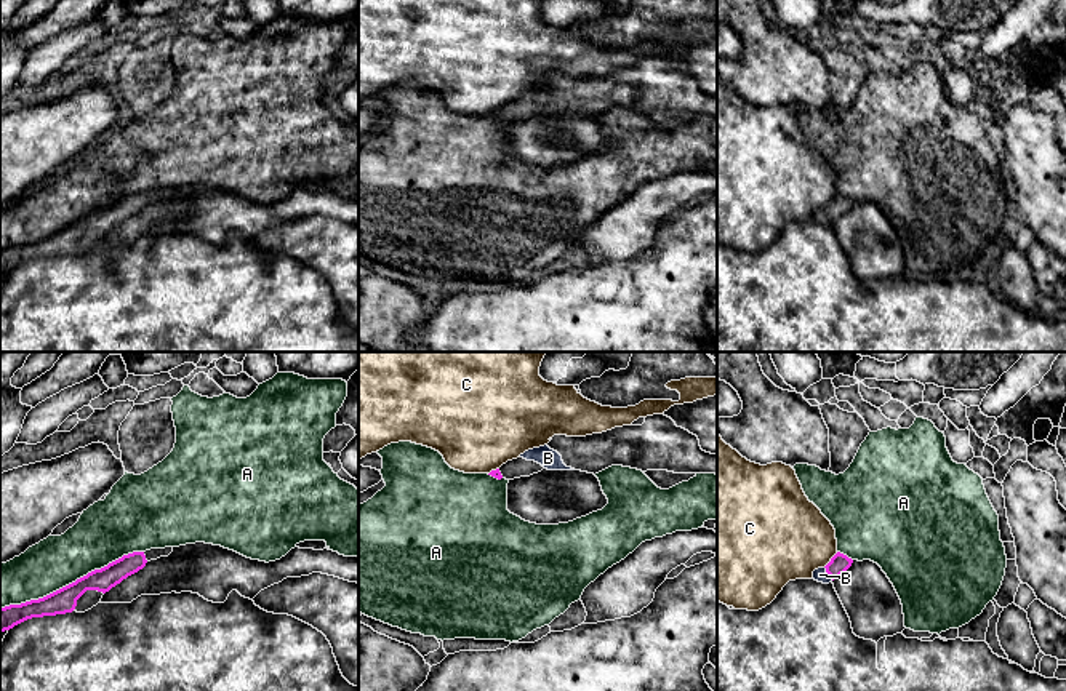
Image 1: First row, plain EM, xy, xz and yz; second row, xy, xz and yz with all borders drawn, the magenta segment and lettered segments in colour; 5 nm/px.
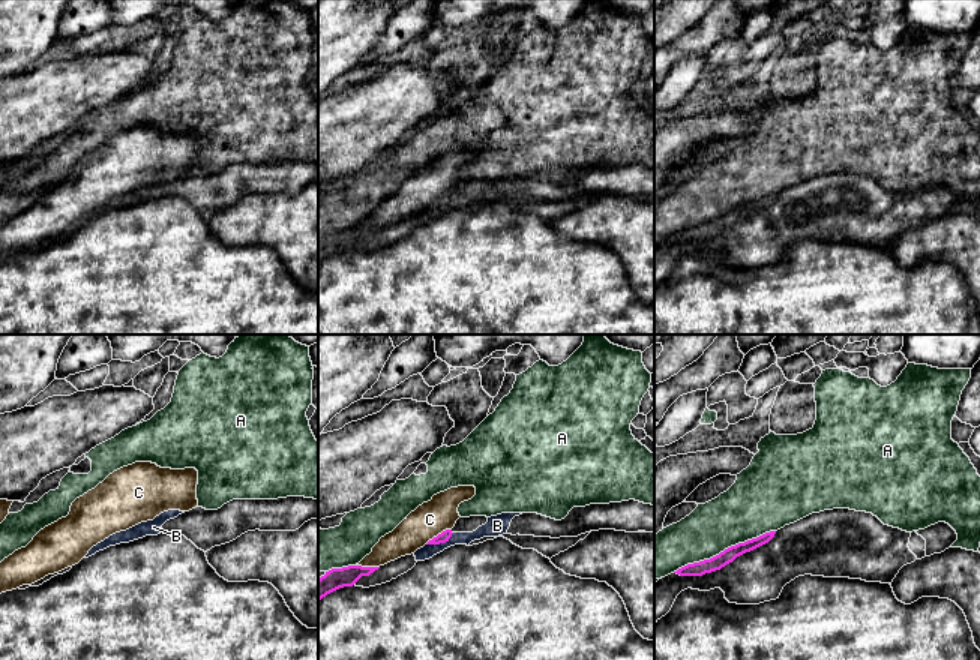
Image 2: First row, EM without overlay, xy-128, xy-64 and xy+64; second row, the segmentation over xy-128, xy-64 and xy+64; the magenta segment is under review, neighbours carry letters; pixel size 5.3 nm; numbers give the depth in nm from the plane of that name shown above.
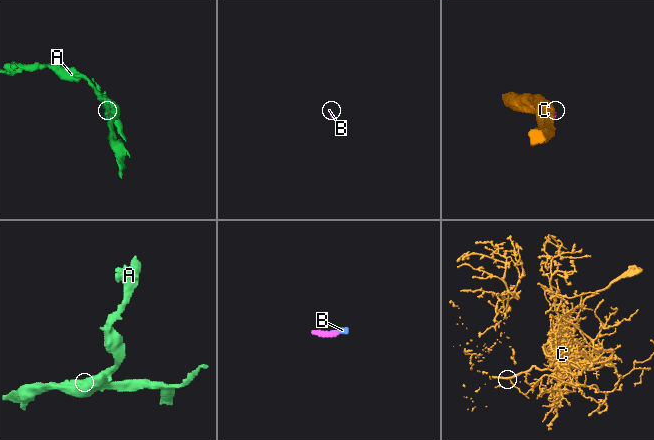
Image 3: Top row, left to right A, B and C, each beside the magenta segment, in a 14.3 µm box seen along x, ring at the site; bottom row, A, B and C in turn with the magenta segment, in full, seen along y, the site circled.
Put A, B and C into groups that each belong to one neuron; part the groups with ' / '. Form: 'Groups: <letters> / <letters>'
Groups: A / B / C

